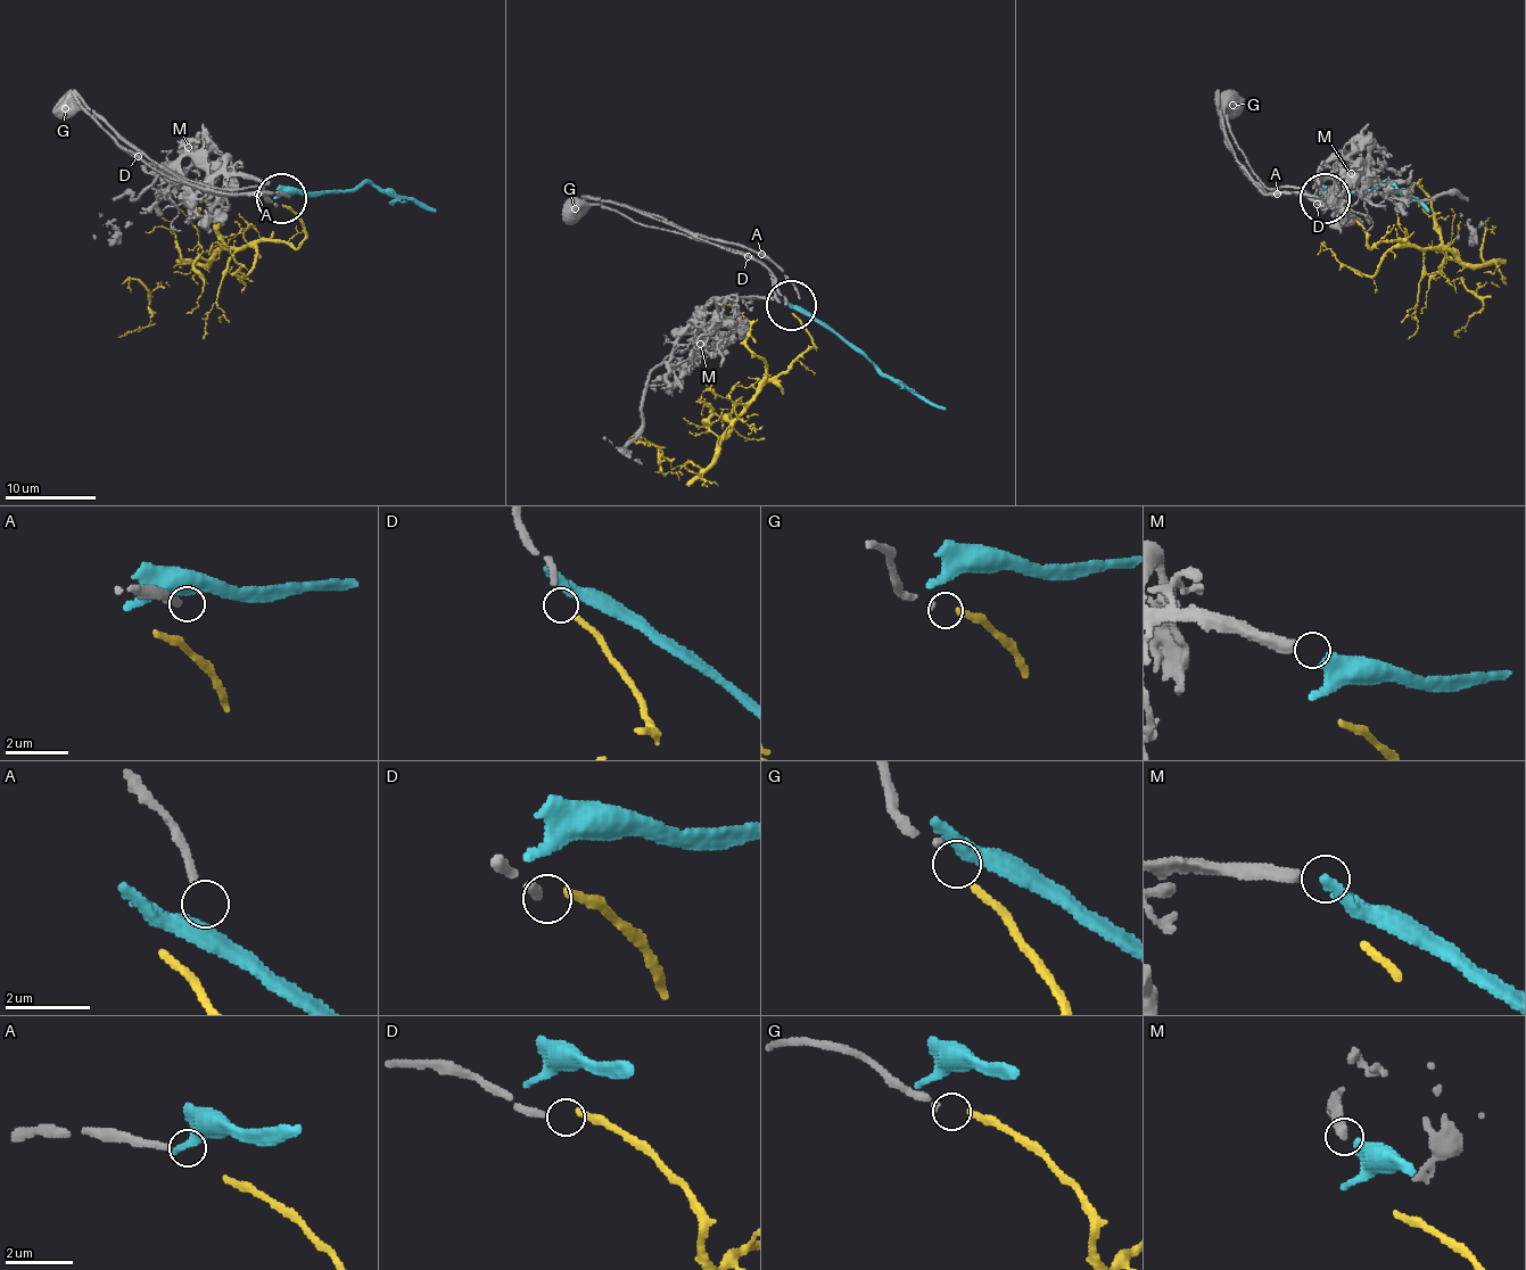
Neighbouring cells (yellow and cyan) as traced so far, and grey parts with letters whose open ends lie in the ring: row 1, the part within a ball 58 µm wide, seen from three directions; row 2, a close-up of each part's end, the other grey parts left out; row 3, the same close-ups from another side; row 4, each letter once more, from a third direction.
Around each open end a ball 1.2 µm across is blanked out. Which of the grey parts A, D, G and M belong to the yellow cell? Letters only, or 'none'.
G

